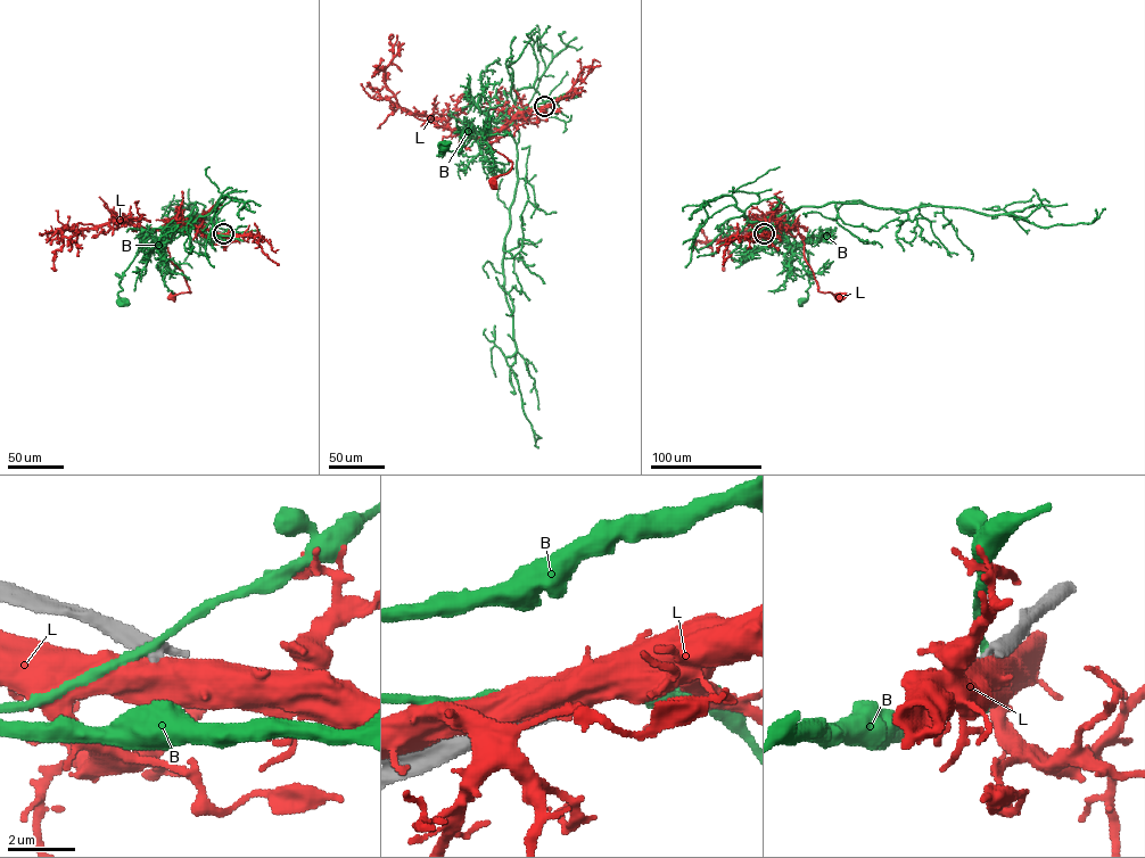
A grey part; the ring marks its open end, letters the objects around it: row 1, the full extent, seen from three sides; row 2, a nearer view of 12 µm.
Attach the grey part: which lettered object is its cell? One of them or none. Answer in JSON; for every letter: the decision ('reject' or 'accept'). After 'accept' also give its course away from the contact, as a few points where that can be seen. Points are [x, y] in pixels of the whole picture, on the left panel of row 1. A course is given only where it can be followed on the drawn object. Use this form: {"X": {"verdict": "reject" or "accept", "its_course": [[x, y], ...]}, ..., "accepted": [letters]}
{"B": {"verdict": "reject"}, "L": {"verdict": "reject"}, "accepted": []}

